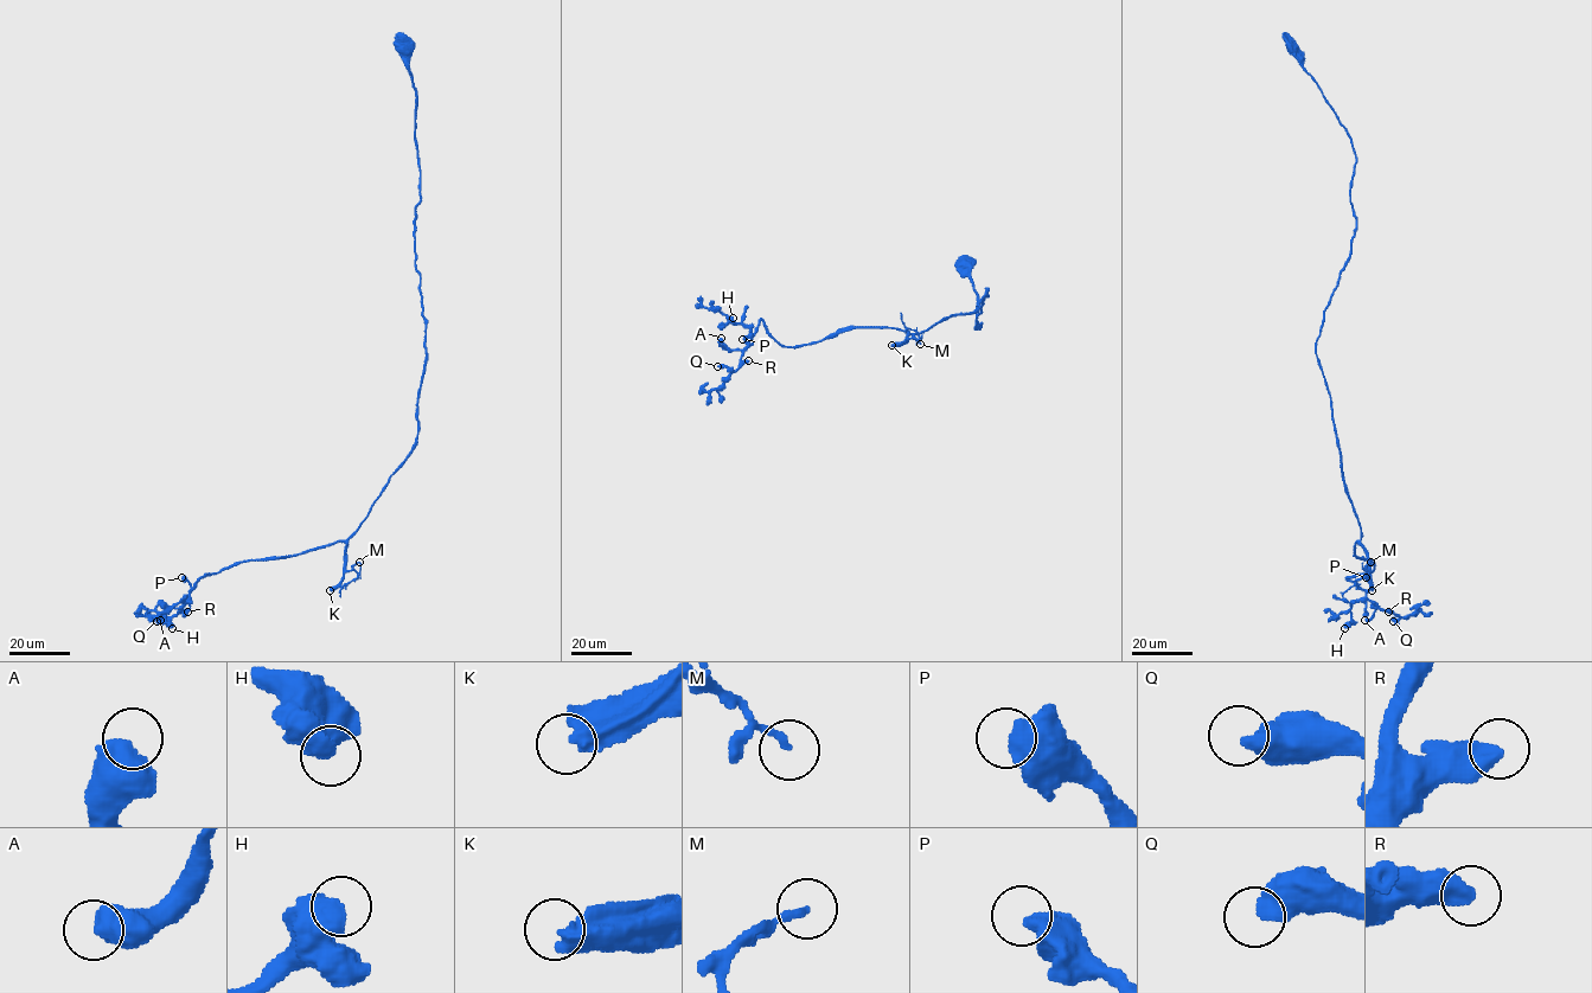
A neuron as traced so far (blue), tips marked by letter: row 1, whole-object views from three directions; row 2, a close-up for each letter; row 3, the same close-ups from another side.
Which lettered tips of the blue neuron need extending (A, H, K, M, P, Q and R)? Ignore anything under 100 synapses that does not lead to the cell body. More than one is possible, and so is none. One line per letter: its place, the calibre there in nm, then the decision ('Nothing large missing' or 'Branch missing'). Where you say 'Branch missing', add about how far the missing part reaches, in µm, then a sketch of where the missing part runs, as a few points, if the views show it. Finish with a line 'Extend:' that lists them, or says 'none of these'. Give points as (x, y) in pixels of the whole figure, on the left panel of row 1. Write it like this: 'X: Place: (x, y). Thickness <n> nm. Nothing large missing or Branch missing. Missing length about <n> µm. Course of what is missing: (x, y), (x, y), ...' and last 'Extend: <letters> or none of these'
A: Place: (160, 620). Thickness 750 nm. Nothing large missing
H: Place: (172, 628). Thickness 700 nm. Nothing large missing
K: Place: (330, 590). Thickness 500 nm. Branch missing. Missing length about 80 µm. Course of what is missing: (330, 590), (314, 598), (298, 620), (263, 625), (255, 623), (211, 598), (210, 601), (194, 587)
M: Place: (359, 562). Thickness 170 nm. Nothing large missing
P: Place: (181, 577). Thickness 600 nm. Nothing large missing
Q: Place: (157, 621). Thickness 550 nm. Nothing large missing
R: Place: (187, 612). Thickness 550 nm. Nothing large missing
Extend: K

